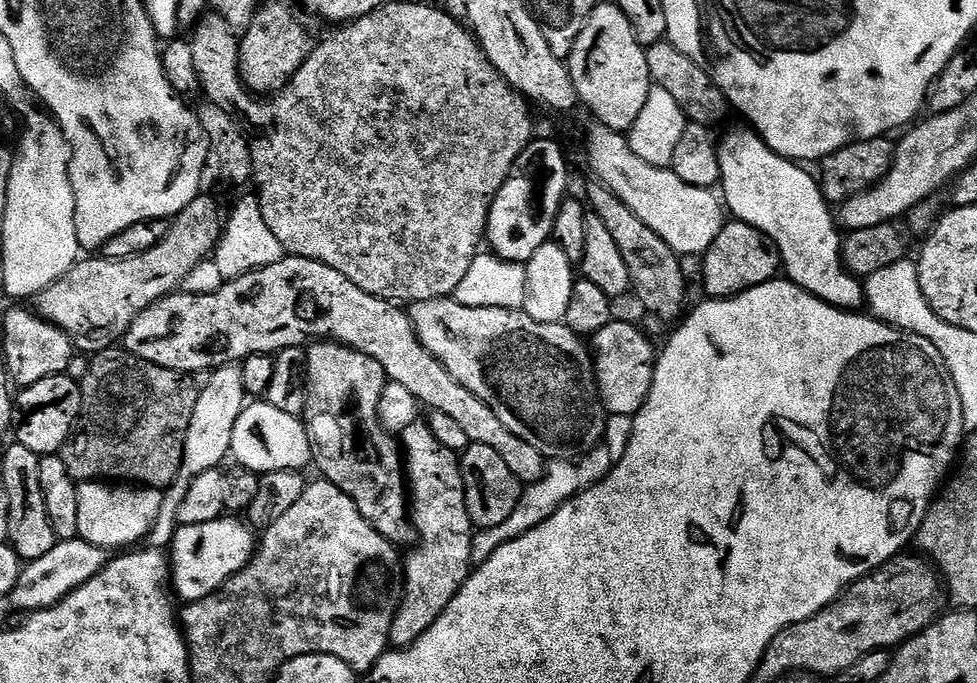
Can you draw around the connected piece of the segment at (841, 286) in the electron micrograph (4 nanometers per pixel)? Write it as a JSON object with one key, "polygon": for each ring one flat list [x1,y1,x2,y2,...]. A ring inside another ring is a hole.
{"polygon":[[744,128,730,133,725,140,721,139,718,144,719,187,724,188,722,200,727,211,735,219,754,226,759,232,772,239,774,246,780,252,783,275,799,286,802,291,810,293,814,298,835,308,863,309,866,304,864,285,844,266,842,232,838,227,838,220,833,209,822,194,819,179,813,173,811,176,804,169,807,167,801,166,797,161,788,160,784,156,779,156,774,150,770,150,768,143,755,131]]}

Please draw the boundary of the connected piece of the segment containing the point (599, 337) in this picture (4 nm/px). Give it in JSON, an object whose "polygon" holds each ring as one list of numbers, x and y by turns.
{"polygon":[[613,318,591,337,590,352,594,357,596,385,605,413,608,416,637,416,650,394,658,355,647,334,620,318]]}

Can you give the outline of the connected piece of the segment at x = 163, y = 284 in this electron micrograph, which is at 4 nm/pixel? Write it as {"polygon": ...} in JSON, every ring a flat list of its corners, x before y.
{"polygon":[[207,194,198,195,190,202,190,206,182,209,177,216,171,217,166,238,162,238,158,246,121,260,118,258,81,259,62,278,58,278,58,282,54,282,35,297,35,311,42,319,60,328,81,353,107,352,123,337,134,322,134,318,142,314,142,310,157,304,164,296,173,295,193,268,213,255,217,243,216,200]]}

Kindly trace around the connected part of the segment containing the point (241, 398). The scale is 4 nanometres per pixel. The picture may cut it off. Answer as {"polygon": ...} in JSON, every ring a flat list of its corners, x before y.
{"polygon":[[235,363,225,364,224,367,215,369,208,378,208,385,200,388,198,406,194,406,194,418,190,418,190,430,186,434,186,446,180,472,172,487,163,493,164,501,150,533,150,544,154,548,167,549,171,545,172,539,175,538,178,527,176,522,178,506,182,506,192,481,197,476,209,475,216,470,212,468,218,467,224,459,226,461,229,459,234,438,234,426,246,407,242,374]]}

